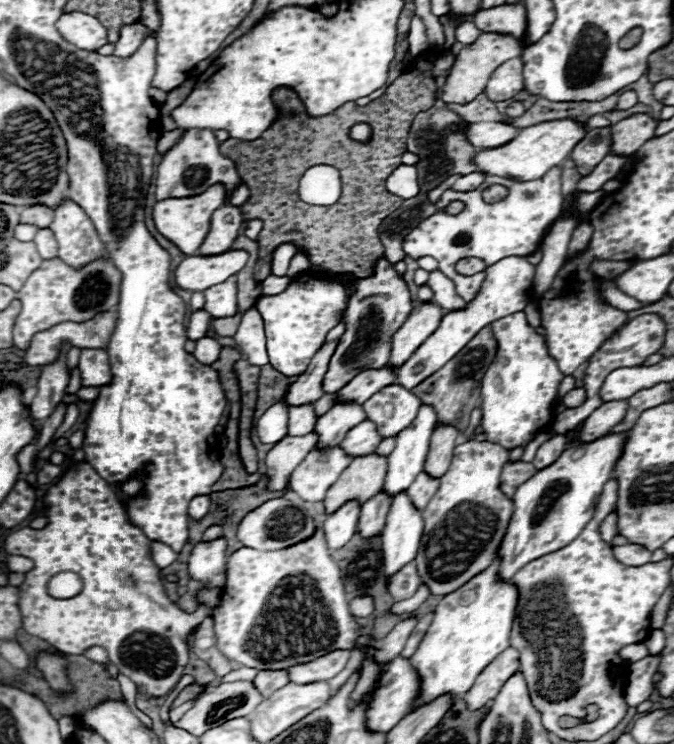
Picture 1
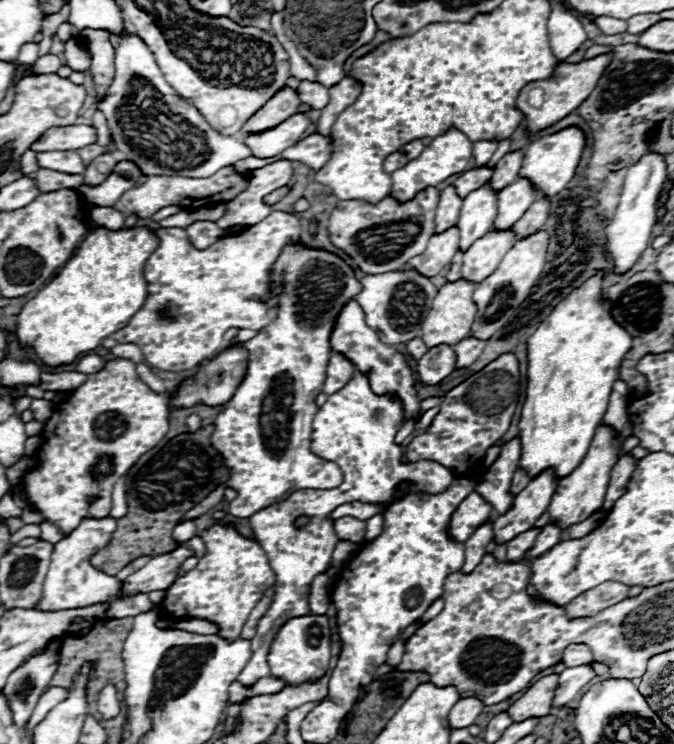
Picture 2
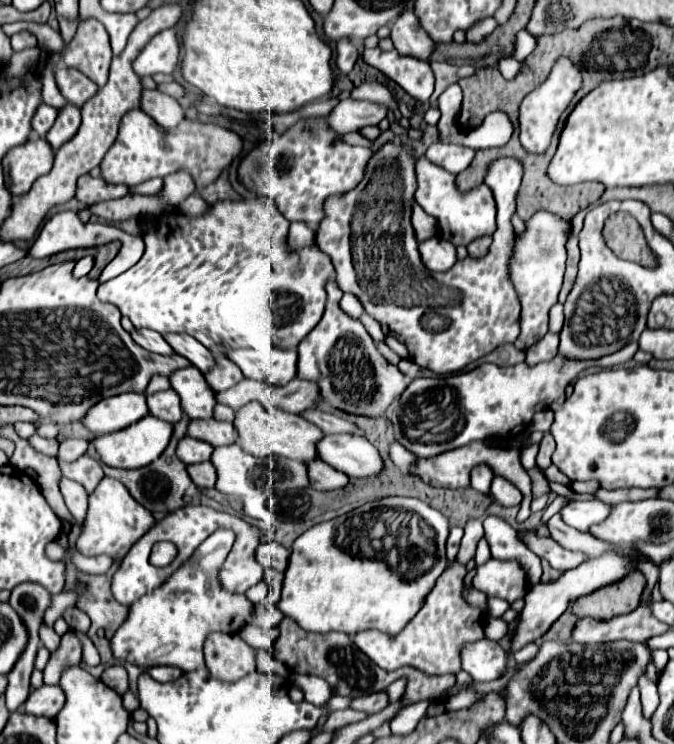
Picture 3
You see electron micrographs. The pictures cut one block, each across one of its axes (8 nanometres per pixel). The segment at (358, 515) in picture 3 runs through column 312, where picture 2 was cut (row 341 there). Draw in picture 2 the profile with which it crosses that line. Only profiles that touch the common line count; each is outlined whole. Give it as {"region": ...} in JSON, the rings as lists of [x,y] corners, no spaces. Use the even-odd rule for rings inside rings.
{"region":[[[604,270],[588,278],[582,286],[574,288],[568,298],[554,306],[548,318],[542,320],[536,332],[526,340],[528,386],[518,428],[522,444],[520,468],[524,468],[530,478],[538,476],[546,468],[554,468],[556,476],[564,478],[580,464],[590,448],[596,426],[606,414],[612,384],[618,380],[618,366],[632,346],[632,336],[614,322],[610,314],[610,302],[602,298],[602,276]]]}

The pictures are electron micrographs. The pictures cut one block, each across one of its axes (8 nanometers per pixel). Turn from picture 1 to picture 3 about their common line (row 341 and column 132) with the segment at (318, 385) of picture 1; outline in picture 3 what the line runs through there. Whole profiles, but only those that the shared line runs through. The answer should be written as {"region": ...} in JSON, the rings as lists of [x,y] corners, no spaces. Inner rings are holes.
{"region":[[[134,330],[132,340],[148,352],[156,352],[156,354],[162,354],[162,356],[174,354],[174,350],[170,350],[170,346],[166,346],[166,340],[162,338],[162,334],[158,334],[154,330]]]}

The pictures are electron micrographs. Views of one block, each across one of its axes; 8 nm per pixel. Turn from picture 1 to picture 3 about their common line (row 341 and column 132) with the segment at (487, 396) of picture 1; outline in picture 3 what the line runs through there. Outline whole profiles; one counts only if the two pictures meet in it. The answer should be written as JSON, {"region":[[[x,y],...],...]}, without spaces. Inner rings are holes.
{"region":[[[102,478],[94,494],[88,498],[88,514],[82,526],[82,534],[78,538],[78,550],[84,556],[98,556],[108,554],[112,558],[122,558],[136,540],[140,540],[146,530],[154,526],[154,516],[150,510],[134,502],[132,494],[122,486],[120,480],[114,478]]]}

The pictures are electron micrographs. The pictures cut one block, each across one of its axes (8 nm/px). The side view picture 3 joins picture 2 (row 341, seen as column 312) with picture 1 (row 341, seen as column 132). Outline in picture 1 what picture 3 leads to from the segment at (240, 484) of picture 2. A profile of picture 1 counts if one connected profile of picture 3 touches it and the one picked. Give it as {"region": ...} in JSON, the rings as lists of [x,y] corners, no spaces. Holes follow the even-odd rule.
{"region":[[[312,272],[302,274],[302,278],[294,278],[288,284],[288,288],[280,294],[261,295],[255,307],[264,321],[266,352],[272,368],[284,374],[286,378],[304,374],[312,356],[324,344],[326,334],[340,322],[346,306],[348,306],[348,286]]]}

